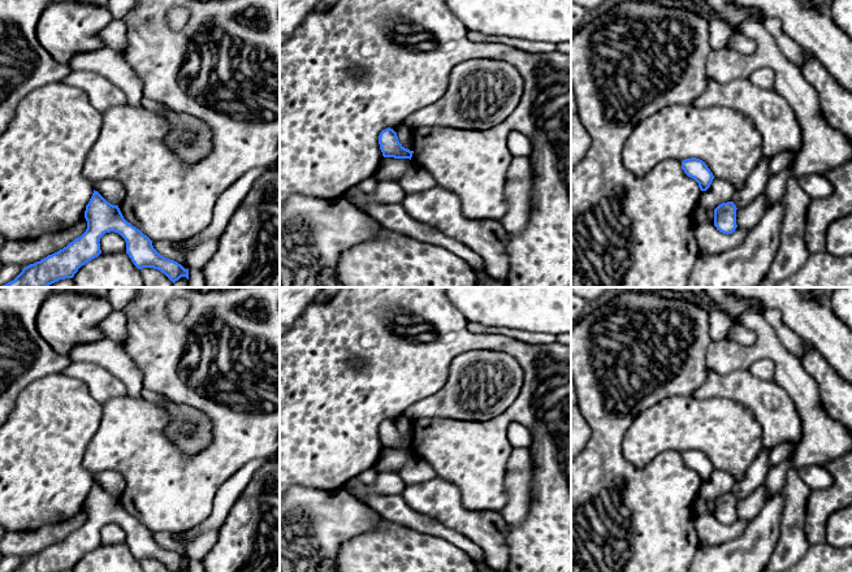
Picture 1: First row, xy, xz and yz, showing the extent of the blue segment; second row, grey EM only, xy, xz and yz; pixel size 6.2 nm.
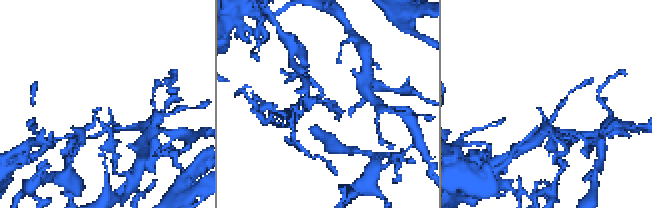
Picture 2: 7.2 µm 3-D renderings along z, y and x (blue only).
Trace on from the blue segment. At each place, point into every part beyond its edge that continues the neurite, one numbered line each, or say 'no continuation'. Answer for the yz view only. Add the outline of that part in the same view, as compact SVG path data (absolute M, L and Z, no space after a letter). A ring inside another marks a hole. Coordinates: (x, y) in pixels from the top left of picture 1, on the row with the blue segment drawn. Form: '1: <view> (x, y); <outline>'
no continuation

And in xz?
no continuation

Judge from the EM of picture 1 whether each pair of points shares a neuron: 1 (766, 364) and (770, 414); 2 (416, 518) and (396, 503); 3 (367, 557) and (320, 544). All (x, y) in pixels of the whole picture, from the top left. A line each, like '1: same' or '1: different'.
1: different
2: same
3: different

